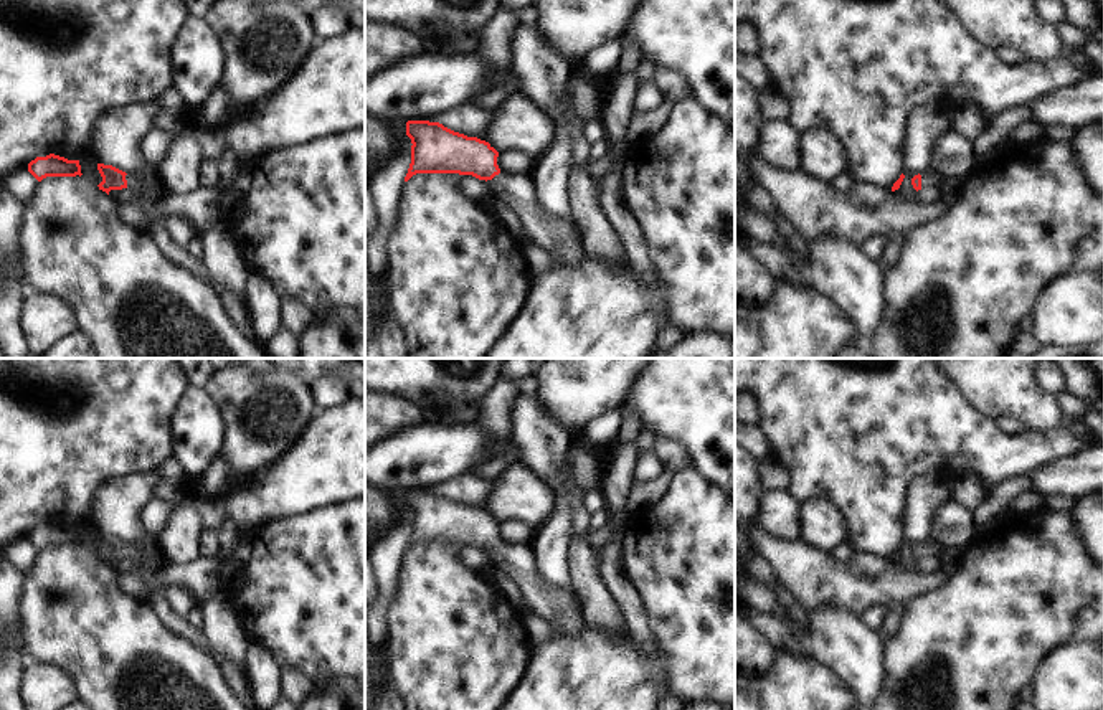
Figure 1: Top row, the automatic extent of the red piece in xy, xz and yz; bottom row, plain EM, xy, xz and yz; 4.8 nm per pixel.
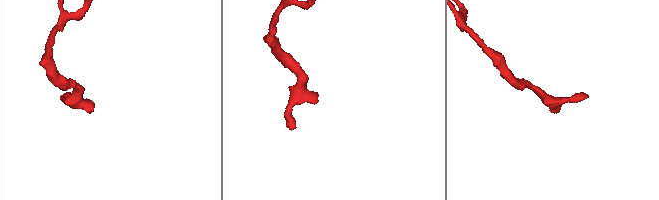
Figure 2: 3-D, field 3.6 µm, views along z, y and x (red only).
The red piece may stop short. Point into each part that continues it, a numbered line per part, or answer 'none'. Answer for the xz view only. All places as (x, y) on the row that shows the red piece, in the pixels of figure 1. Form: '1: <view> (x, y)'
1: xz (542, 230)

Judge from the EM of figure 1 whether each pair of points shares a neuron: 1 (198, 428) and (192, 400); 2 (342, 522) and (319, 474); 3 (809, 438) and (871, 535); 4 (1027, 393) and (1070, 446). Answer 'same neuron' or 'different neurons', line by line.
1: same neuron
2: different neurons
3: same neuron
4: different neurons

